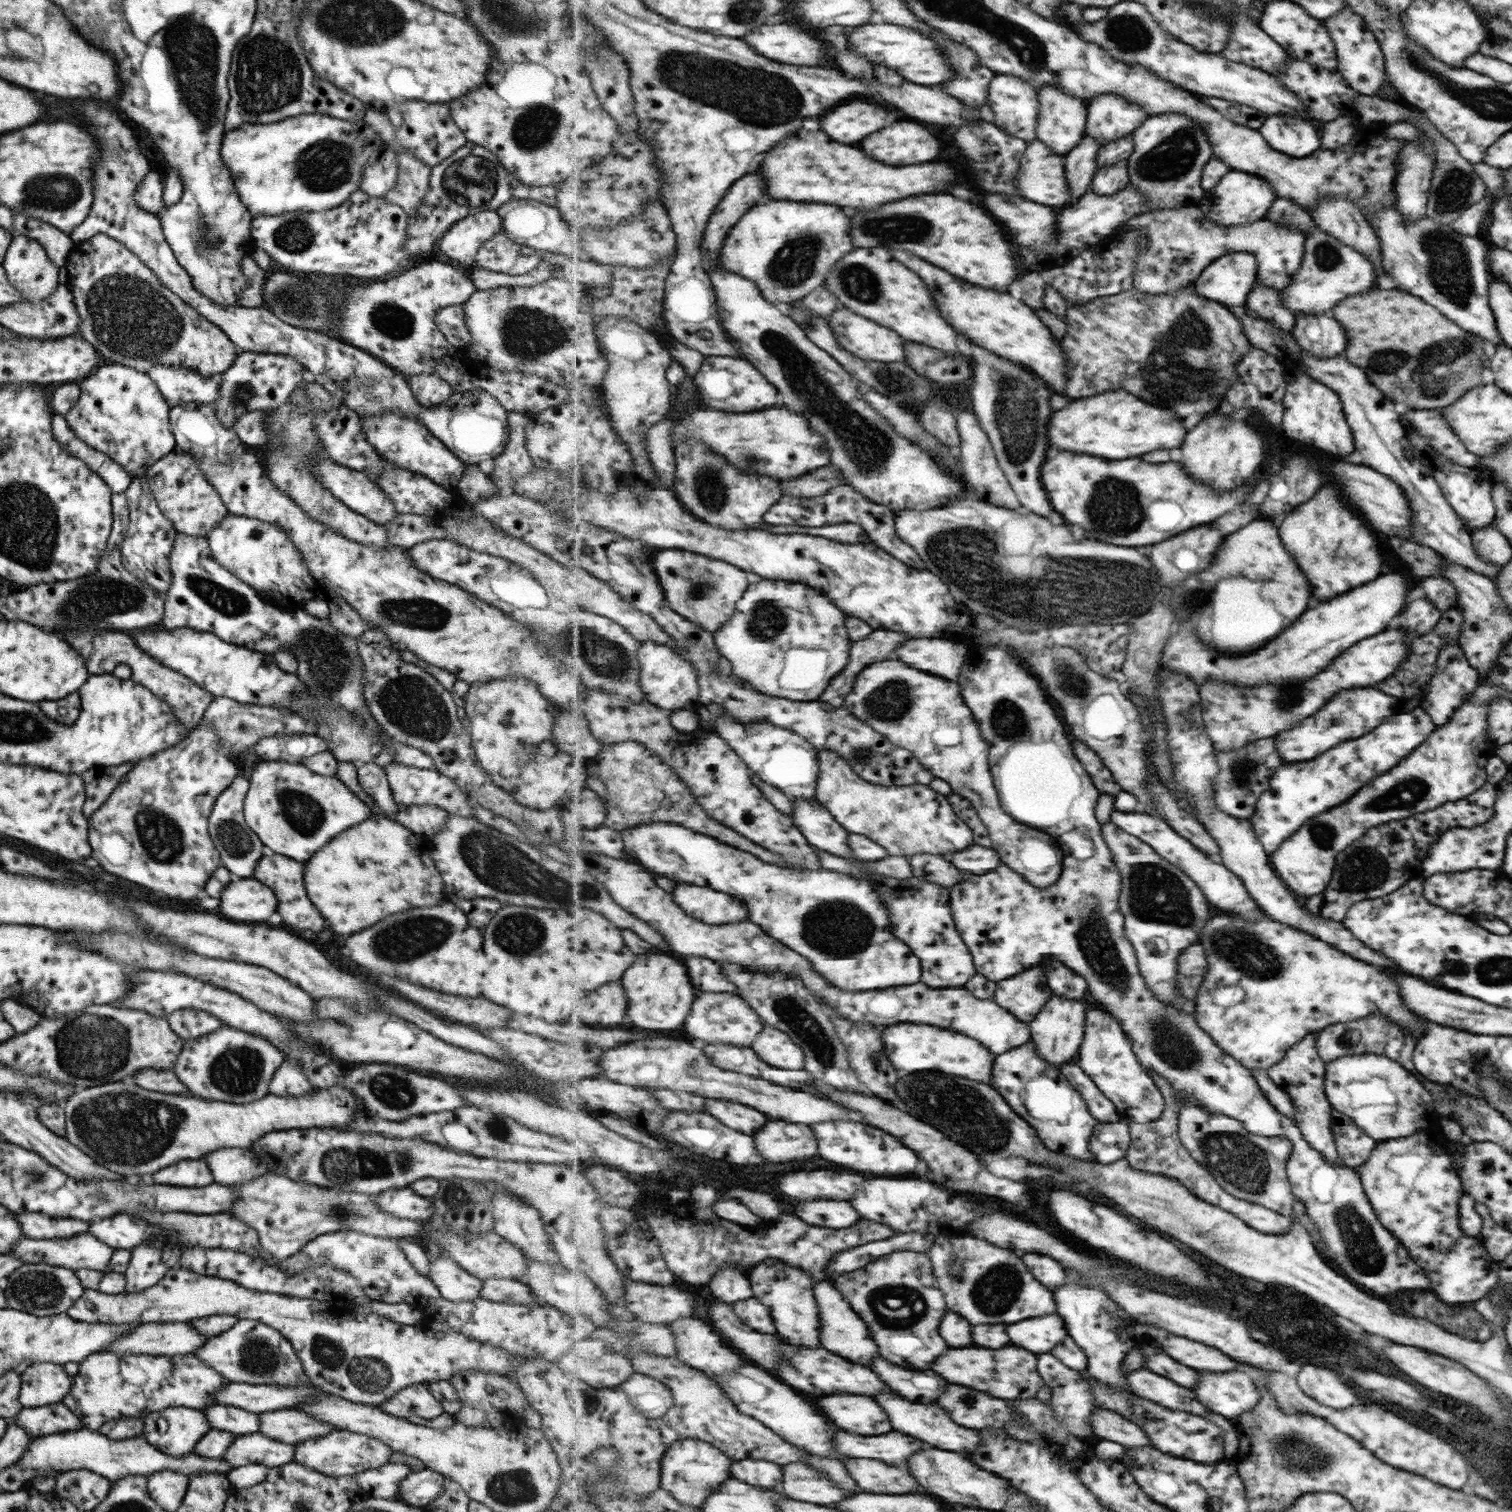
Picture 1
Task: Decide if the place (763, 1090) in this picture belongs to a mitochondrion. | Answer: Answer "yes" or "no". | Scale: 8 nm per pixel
no

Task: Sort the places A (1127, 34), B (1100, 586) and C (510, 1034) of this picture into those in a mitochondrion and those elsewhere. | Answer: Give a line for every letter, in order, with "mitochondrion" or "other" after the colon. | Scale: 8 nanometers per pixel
A: mitochondrion
B: mitochondrion
C: other

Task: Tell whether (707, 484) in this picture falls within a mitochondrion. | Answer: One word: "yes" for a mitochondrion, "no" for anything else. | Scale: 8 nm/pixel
yes

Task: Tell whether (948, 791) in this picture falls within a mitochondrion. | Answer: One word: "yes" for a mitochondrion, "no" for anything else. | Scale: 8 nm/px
no

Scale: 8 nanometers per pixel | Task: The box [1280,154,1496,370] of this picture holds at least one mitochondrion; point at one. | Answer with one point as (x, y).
(1447, 270)

